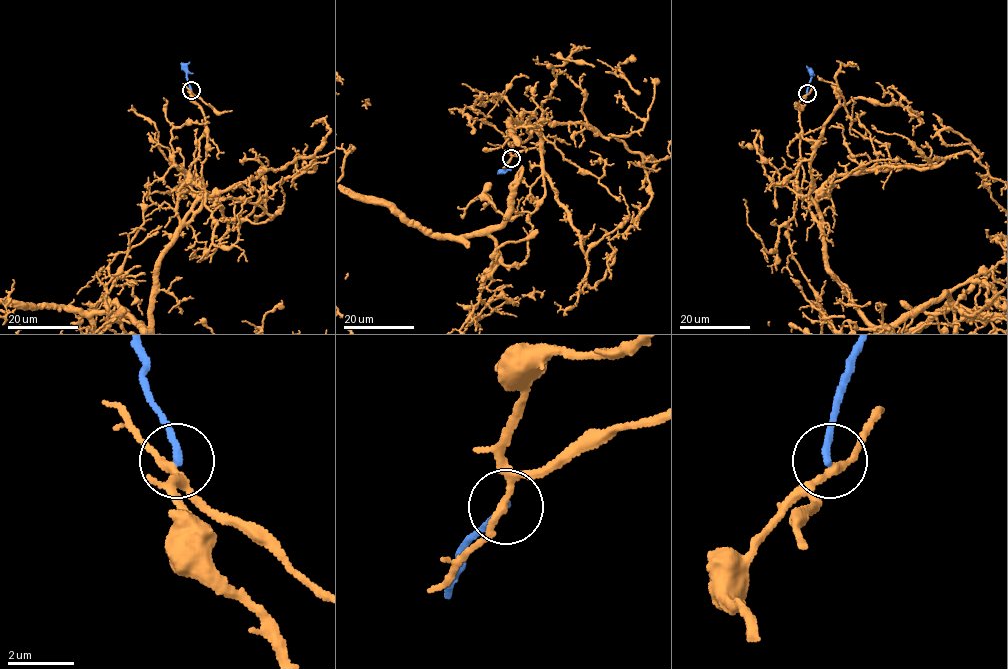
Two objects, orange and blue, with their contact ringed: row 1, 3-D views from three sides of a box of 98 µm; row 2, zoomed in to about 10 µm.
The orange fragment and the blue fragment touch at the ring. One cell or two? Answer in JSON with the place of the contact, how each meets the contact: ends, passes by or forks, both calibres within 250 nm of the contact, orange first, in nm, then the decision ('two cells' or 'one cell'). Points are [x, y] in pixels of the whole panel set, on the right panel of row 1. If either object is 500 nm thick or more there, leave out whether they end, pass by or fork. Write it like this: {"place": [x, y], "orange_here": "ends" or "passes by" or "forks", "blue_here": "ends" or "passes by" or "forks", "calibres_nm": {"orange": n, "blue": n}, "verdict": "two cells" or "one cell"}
{"place": [807, 93], "orange_here": "passes by", "blue_here": "ends", "calibres_nm": {"orange": 200, "blue": 220}, "verdict": "two cells"}

